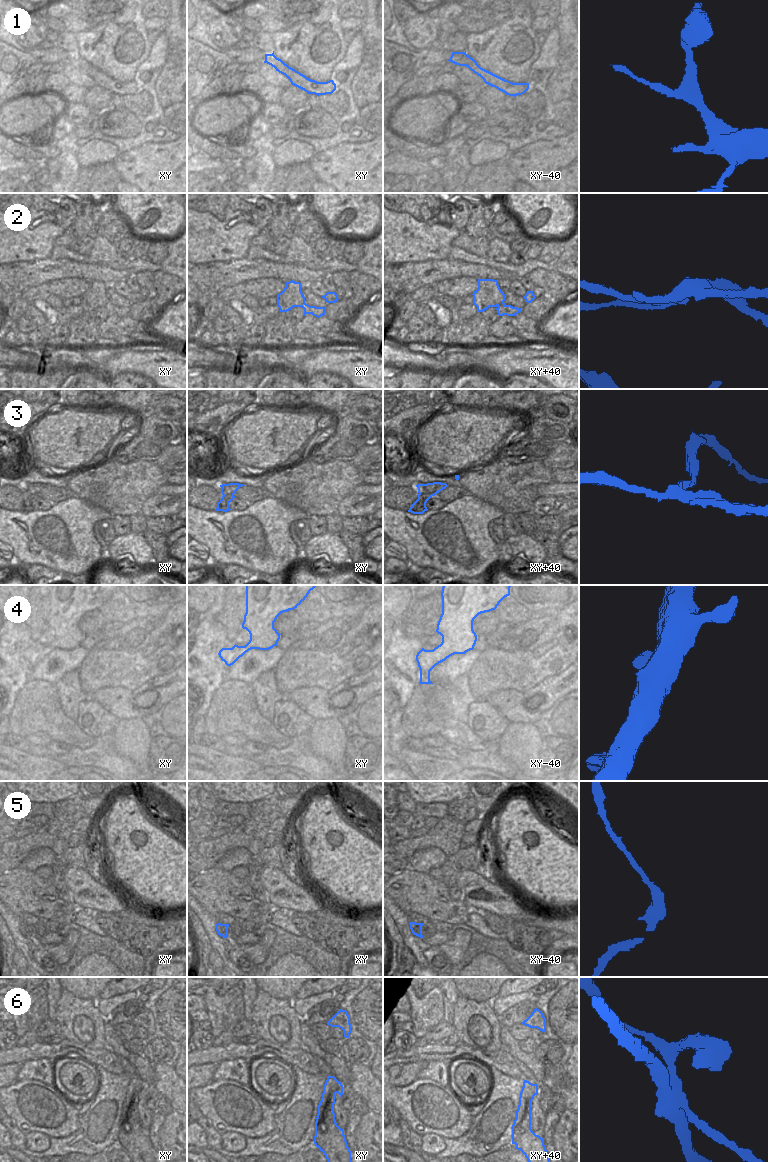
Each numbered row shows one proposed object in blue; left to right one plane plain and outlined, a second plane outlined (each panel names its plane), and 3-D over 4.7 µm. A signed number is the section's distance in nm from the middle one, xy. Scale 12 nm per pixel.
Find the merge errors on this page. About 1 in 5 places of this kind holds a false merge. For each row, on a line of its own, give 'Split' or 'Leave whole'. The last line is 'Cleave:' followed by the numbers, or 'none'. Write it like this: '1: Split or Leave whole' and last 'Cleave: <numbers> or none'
1: Leave whole
2: Split
3: Split
4: Leave whole
5: Leave whole
6: Split
Cleave: 2, 3, 6.

